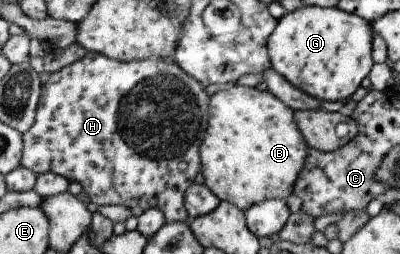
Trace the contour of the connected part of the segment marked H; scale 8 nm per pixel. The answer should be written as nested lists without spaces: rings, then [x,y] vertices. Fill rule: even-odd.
[[[87,50],[81,59],[59,69],[59,71],[55,71],[55,73],[51,73],[47,81],[40,87],[39,103],[36,104],[33,124],[22,135],[19,166],[33,171],[36,175],[52,172],[54,175],[63,177],[68,182],[78,183],[82,186],[82,191],[85,192],[89,201],[97,207],[127,207],[131,211],[131,216],[135,218],[141,215],[143,211],[155,207],[155,209],[161,211],[165,222],[187,222],[187,215],[185,215],[185,207],[183,205],[183,191],[193,183],[195,175],[200,173],[198,148],[201,141],[203,141],[203,137],[205,137],[205,129],[207,129],[207,101],[209,101],[209,97],[205,95],[203,90],[201,85],[195,82],[195,79],[186,75],[177,65],[174,65],[171,58],[119,62]]]

